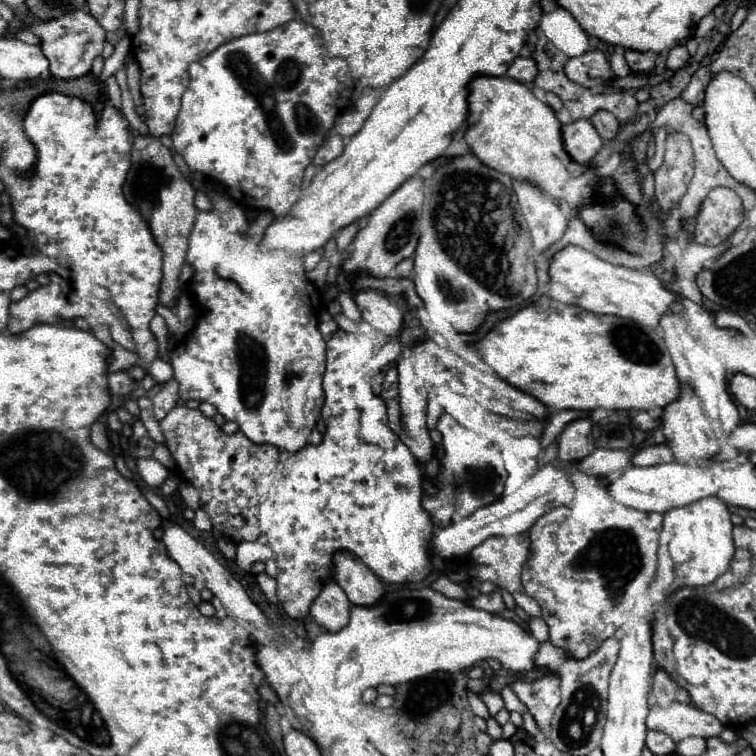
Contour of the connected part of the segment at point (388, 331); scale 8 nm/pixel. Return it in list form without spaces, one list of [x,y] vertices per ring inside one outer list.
[[[360,289],[354,293],[354,303],[358,305],[362,319],[368,321],[374,329],[382,331],[384,335],[394,335],[400,331],[402,311],[382,293],[372,289]]]

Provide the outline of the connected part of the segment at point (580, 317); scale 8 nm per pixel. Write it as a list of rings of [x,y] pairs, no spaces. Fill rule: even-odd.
[[[546,295],[498,321],[480,341],[474,343],[474,349],[480,353],[482,361],[498,373],[498,377],[536,397],[542,405],[554,411],[592,411],[598,407],[616,411],[662,409],[680,395],[680,381],[676,379],[672,359],[658,329],[642,327],[632,319],[616,315],[596,315],[580,309],[578,305],[558,303]]]

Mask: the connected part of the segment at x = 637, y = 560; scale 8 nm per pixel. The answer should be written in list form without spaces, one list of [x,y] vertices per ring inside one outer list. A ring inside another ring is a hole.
[[[604,501],[604,521],[592,525],[592,527],[584,527],[582,523],[578,523],[574,517],[572,517],[572,509],[566,507],[566,505],[560,505],[560,507],[554,507],[552,511],[544,513],[530,529],[530,555],[524,563],[524,569],[522,569],[522,585],[524,585],[524,593],[530,595],[542,609],[542,619],[546,621],[548,625],[548,631],[550,631],[550,643],[566,653],[570,653],[572,659],[586,659],[590,653],[594,653],[608,637],[612,637],[616,633],[616,629],[628,619],[628,615],[632,613],[634,605],[636,605],[636,599],[642,597],[648,587],[650,587],[650,581],[654,579],[656,575],[656,567],[658,567],[658,535],[660,535],[660,527],[662,527],[662,515],[660,513],[644,513],[644,511],[636,511],[632,507],[624,507],[620,503],[614,503],[614,501]]]

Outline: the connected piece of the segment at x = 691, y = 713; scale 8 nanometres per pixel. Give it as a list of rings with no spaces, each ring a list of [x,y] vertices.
[[[670,703],[666,707],[654,705],[646,725],[648,729],[670,735],[676,743],[686,737],[716,737],[724,729],[714,715],[708,715],[688,703]]]

